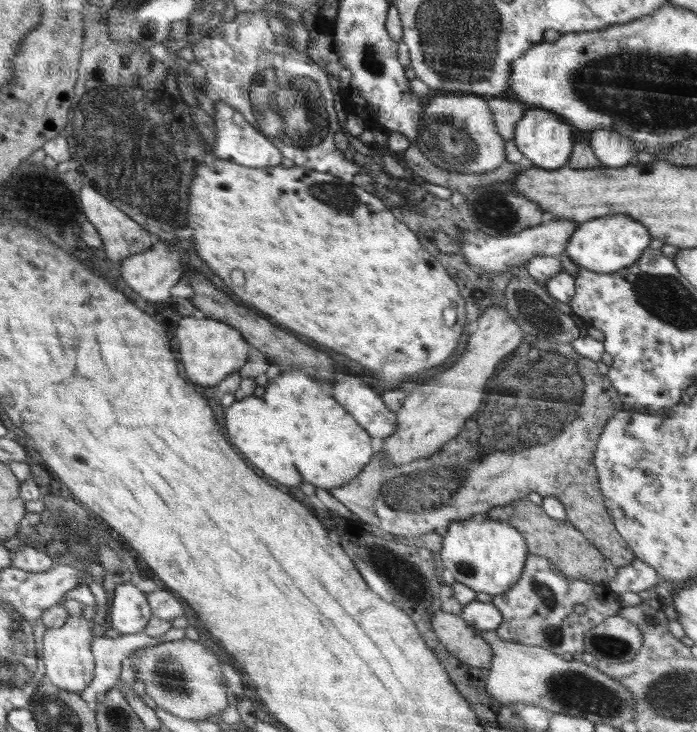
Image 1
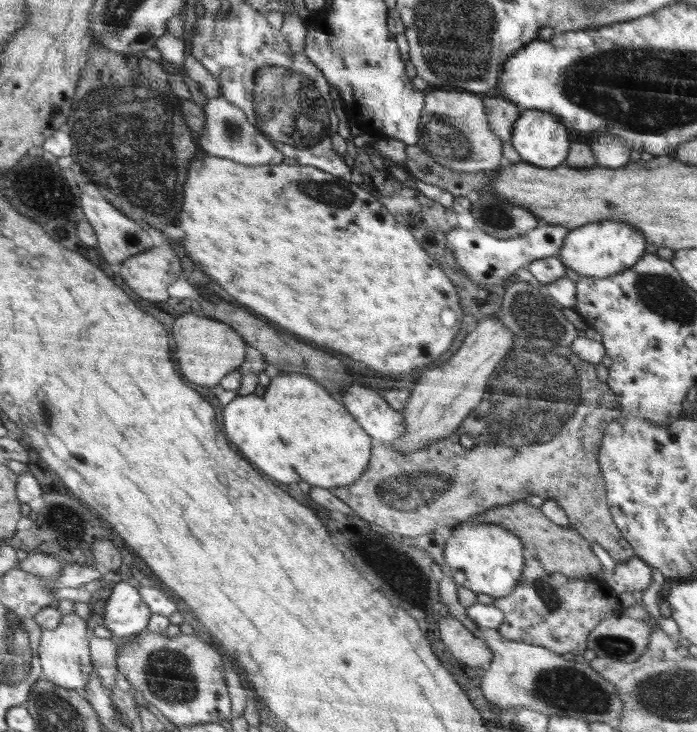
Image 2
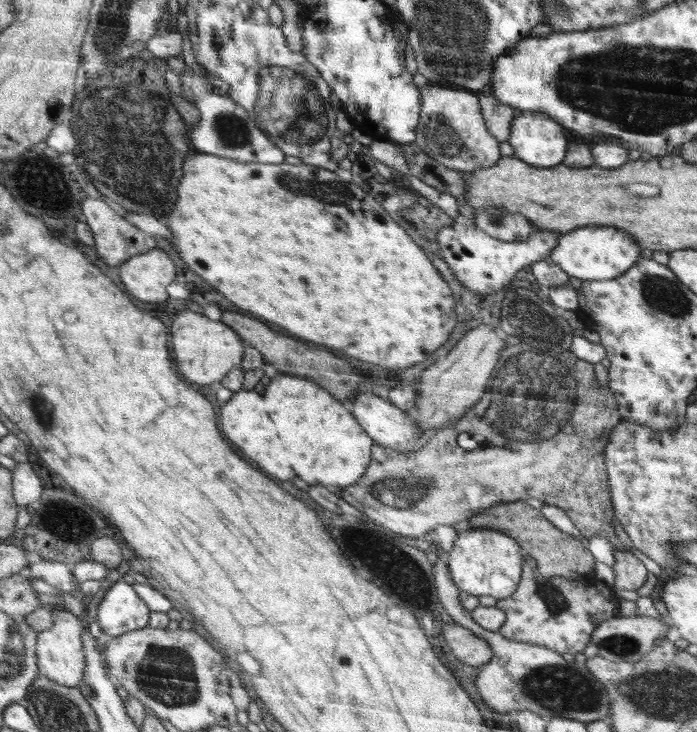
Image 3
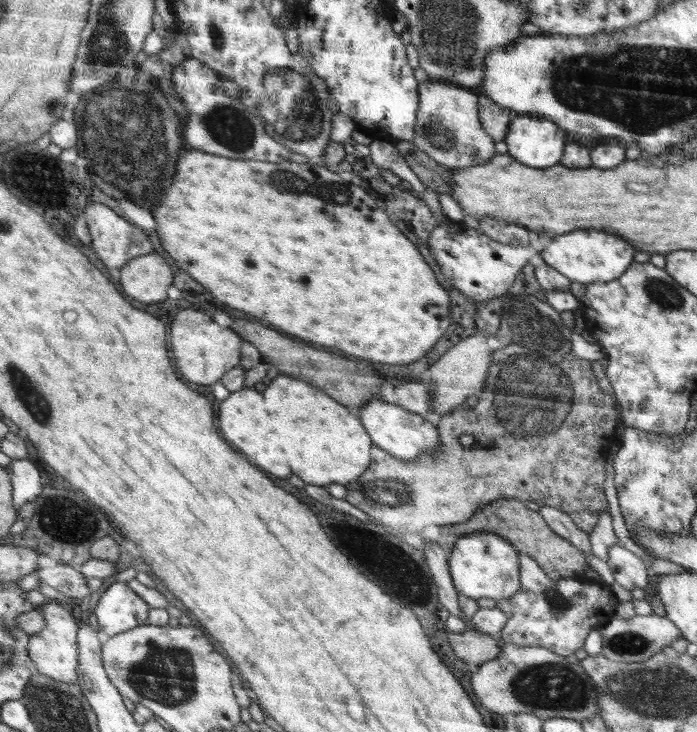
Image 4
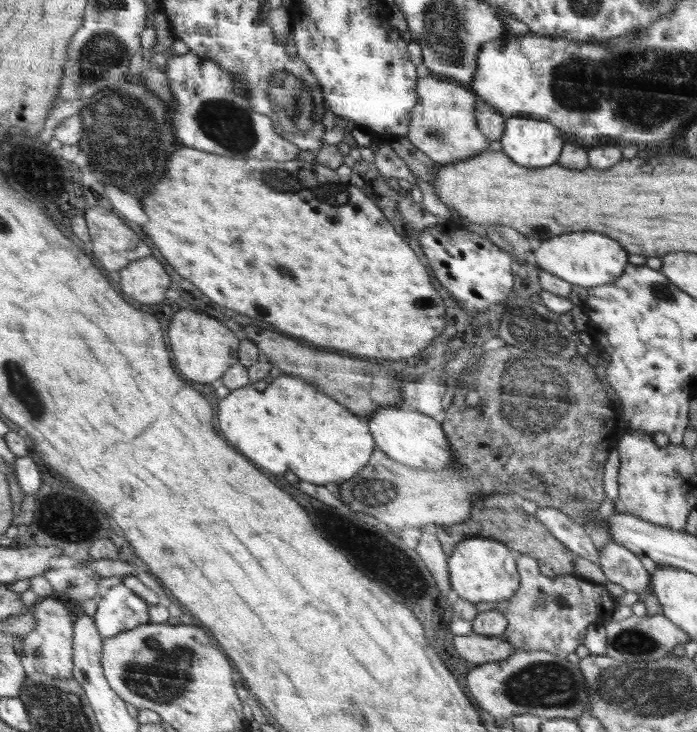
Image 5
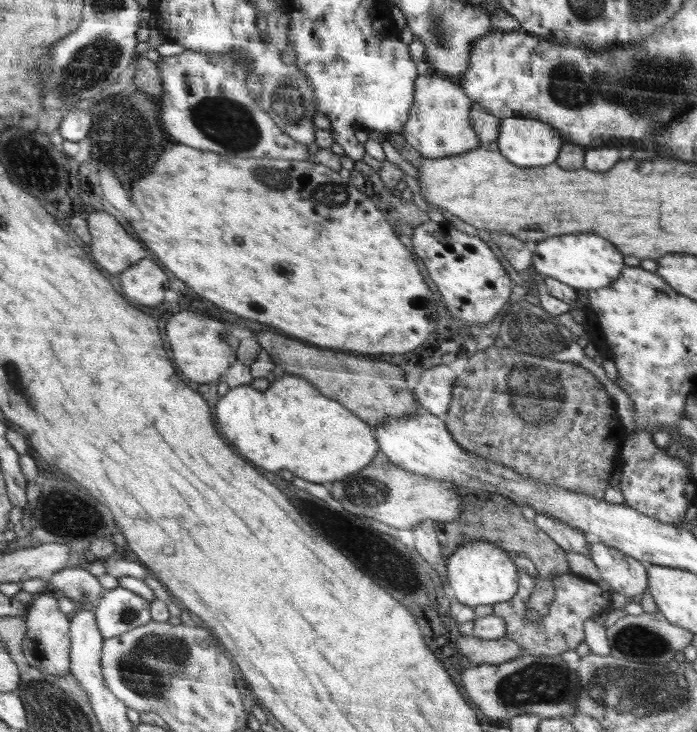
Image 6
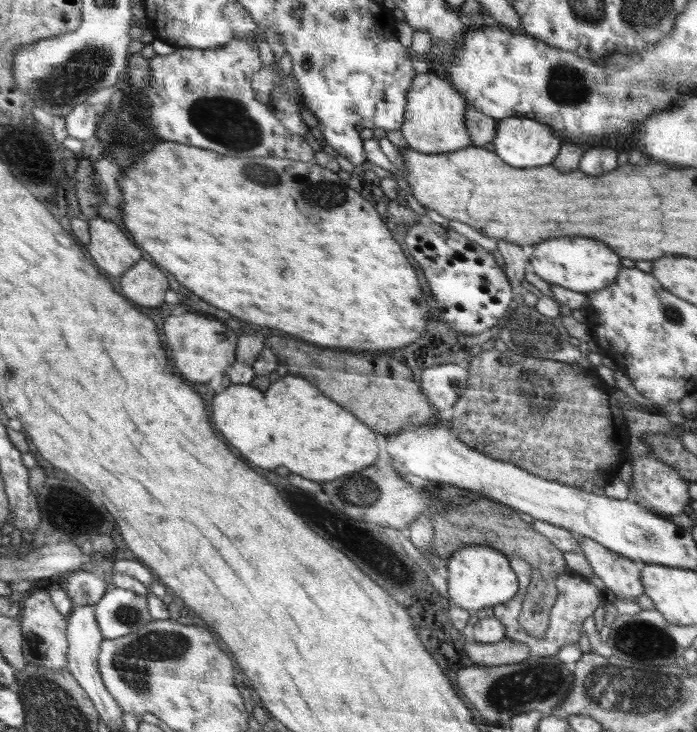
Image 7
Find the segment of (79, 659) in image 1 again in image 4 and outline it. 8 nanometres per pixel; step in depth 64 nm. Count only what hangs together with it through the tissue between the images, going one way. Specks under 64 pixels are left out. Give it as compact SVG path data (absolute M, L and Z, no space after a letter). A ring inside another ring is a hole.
M54 600L45 603L39 609L45 620L45 627L29 636L27 646L29 658L40 674L48 675L58 682L78 682L79 645L76 638L76 632L79 632L78 624L74 622L72 614L60 604L54 604Z

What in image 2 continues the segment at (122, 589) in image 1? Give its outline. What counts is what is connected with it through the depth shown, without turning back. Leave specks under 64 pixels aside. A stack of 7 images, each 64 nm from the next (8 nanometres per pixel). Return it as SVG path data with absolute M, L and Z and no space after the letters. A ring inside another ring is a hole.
M120 581L108 594L110 597L106 602L102 617L104 619L103 626L106 628L107 633L112 632L114 637L124 637L144 632L149 624L148 618L153 612L148 610L148 605L143 601L139 590L136 590L130 584L126 584L126 581Z

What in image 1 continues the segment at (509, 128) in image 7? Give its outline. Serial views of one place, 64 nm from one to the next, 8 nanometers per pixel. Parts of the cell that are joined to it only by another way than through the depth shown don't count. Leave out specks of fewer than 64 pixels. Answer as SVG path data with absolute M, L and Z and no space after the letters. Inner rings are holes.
M527 109L517 122L513 139L518 150L534 167L559 169L564 167L566 160L571 158L572 128L568 123L560 122L550 111L546 112L544 109Z

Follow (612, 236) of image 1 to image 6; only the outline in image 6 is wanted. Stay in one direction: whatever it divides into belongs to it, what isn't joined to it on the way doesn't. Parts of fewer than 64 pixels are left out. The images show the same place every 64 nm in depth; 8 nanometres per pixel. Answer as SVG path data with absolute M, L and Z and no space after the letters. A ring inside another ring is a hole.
M592 233L566 234L537 242L532 253L531 266L543 276L555 278L575 290L587 291L610 285L626 268L623 253L620 254L620 250L614 248L608 239Z

